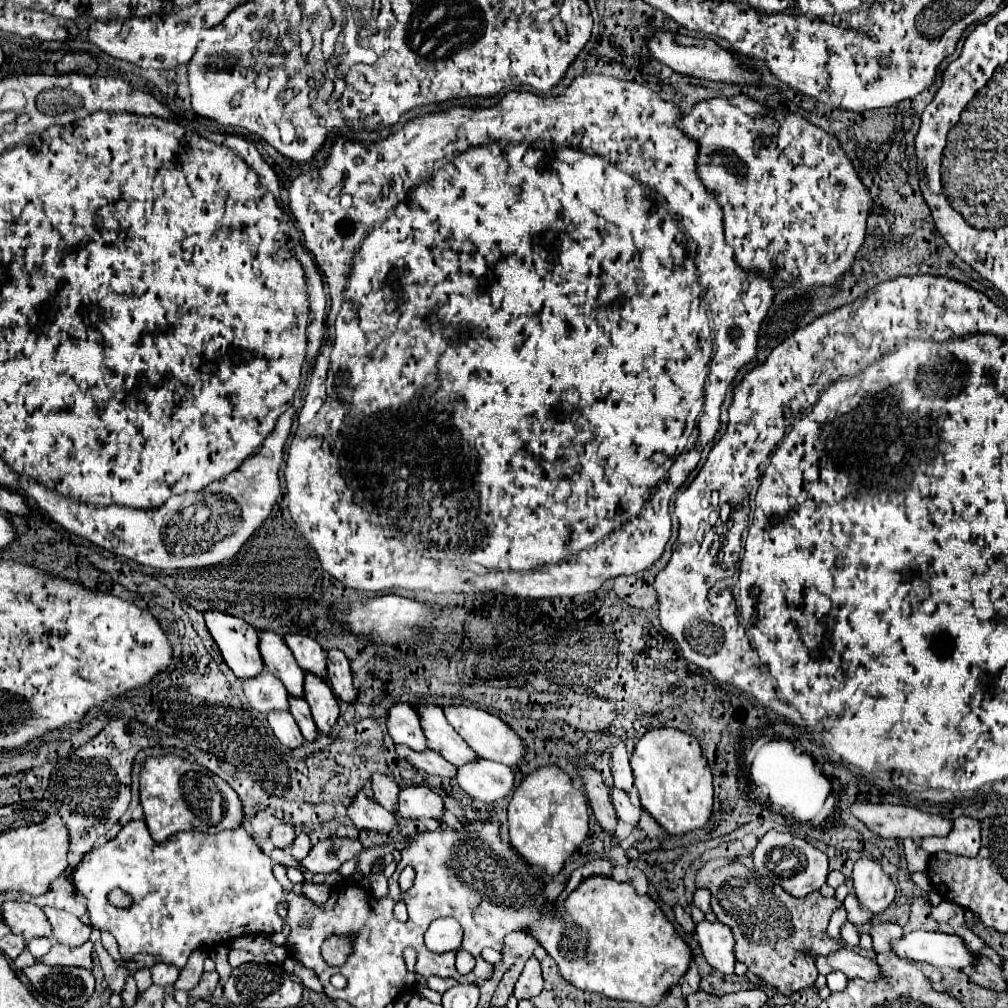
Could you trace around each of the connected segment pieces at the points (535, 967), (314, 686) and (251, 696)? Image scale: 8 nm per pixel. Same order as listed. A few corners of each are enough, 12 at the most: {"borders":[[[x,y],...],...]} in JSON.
{"borders":[[[528,959],[514,997],[534,999],[544,981],[538,959]],[[304,675],[304,699],[322,733],[340,715],[326,681]],[[268,669],[242,679],[248,703],[264,715],[288,709],[286,687]]]}

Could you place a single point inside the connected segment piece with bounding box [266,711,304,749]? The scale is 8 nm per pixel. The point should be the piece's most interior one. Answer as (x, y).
(282, 724)

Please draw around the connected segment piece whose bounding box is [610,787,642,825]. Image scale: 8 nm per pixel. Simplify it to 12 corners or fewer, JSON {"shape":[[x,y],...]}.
{"shape":[[612,787],[616,817],[638,825],[640,807],[634,807],[622,789]]}

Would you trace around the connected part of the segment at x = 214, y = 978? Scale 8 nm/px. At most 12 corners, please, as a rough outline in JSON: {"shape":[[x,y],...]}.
{"shape":[[216,971],[204,973],[190,991],[192,999],[210,999],[216,989]]}

